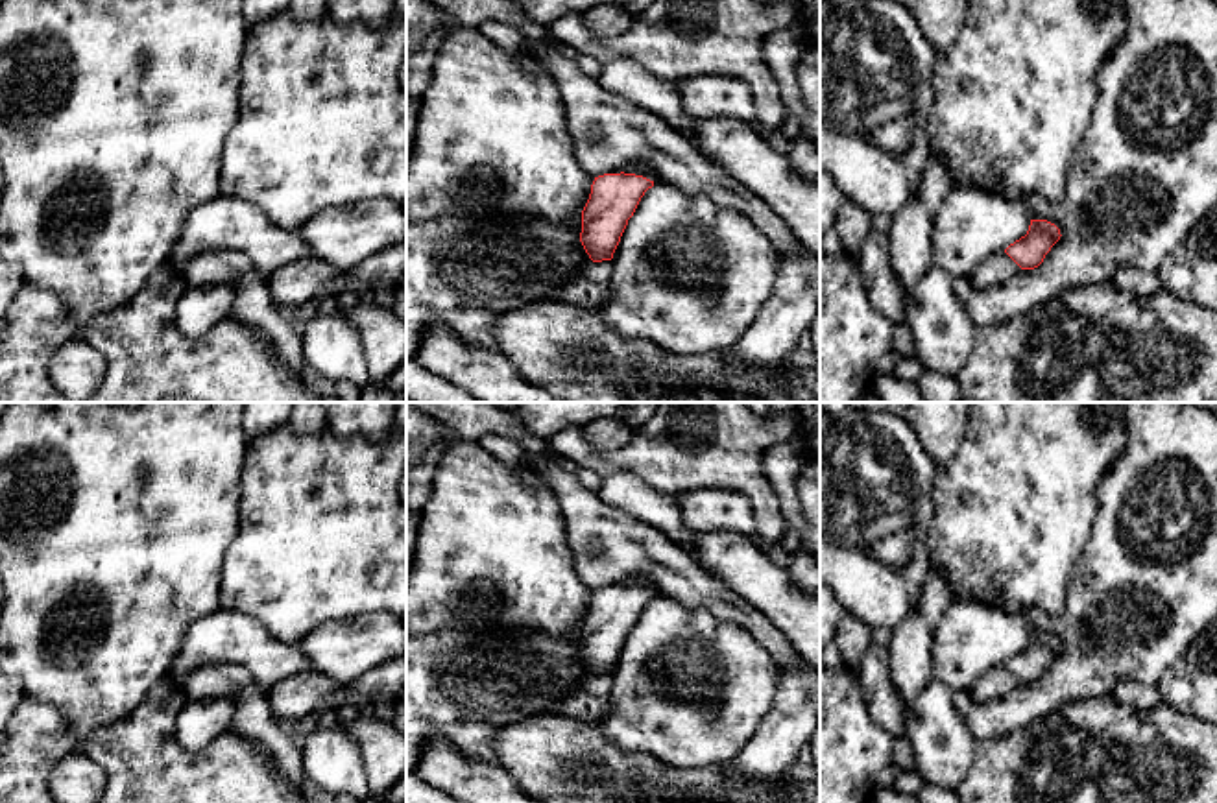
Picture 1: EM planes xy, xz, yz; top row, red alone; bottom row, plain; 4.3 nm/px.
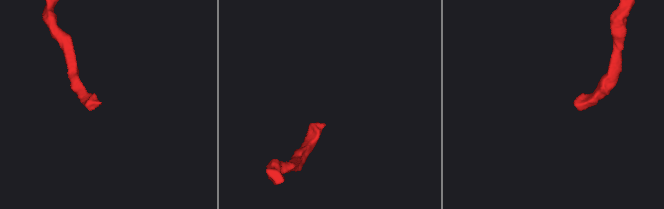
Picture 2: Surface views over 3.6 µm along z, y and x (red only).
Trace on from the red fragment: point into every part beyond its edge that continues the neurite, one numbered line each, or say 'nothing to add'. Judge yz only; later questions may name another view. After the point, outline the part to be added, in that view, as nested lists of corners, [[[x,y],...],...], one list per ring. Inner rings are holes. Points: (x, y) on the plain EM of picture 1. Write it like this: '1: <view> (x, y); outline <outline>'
1: yz (998, 682); outline [[[1005,666],[984,672],[968,690],[977,703],[986,703],[1010,694],[1021,681]]]

